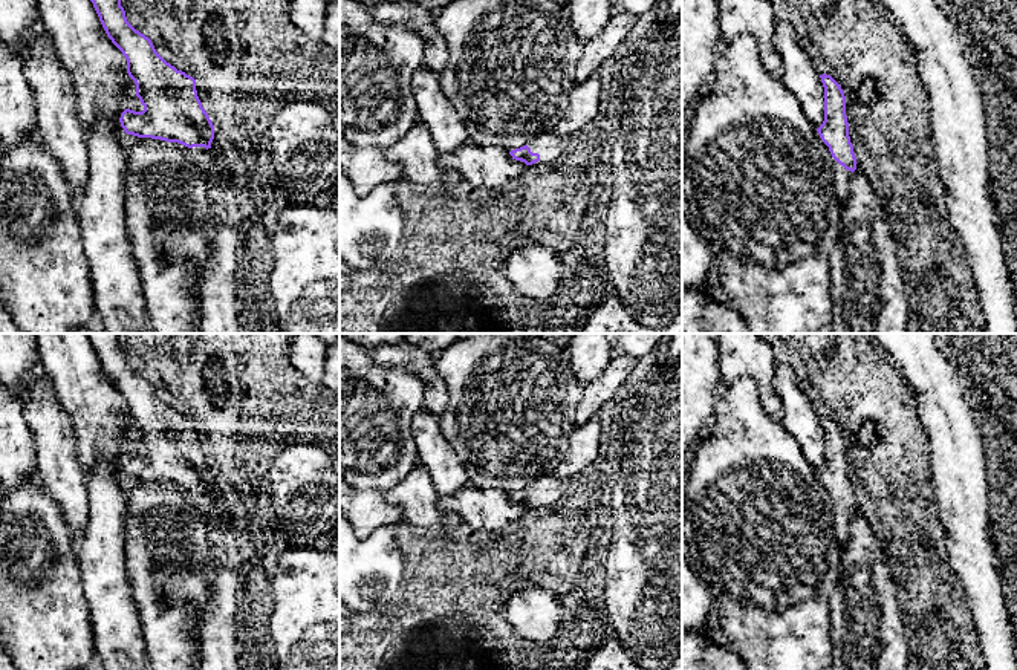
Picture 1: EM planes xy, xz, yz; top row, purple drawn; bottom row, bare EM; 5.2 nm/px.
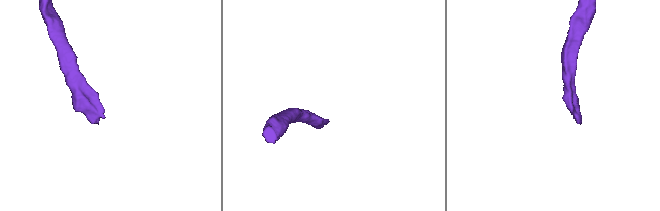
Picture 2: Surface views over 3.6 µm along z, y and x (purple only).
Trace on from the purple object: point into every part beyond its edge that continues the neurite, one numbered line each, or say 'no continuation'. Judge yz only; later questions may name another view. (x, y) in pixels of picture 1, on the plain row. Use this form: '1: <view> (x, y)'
1: yz (841, 517)

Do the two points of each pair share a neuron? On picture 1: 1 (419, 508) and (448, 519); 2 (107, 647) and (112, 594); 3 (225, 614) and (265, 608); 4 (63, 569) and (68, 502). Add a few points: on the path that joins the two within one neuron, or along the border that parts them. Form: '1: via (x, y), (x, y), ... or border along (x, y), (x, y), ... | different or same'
1: via (427, 516), (441, 519) | same
2: via (112, 634), (112, 608) | same
3: border along (240, 577), (240, 586), (236, 592), (236, 649) | different
4: border along (46, 491), (58, 507), (69, 536), (75, 543) | different

